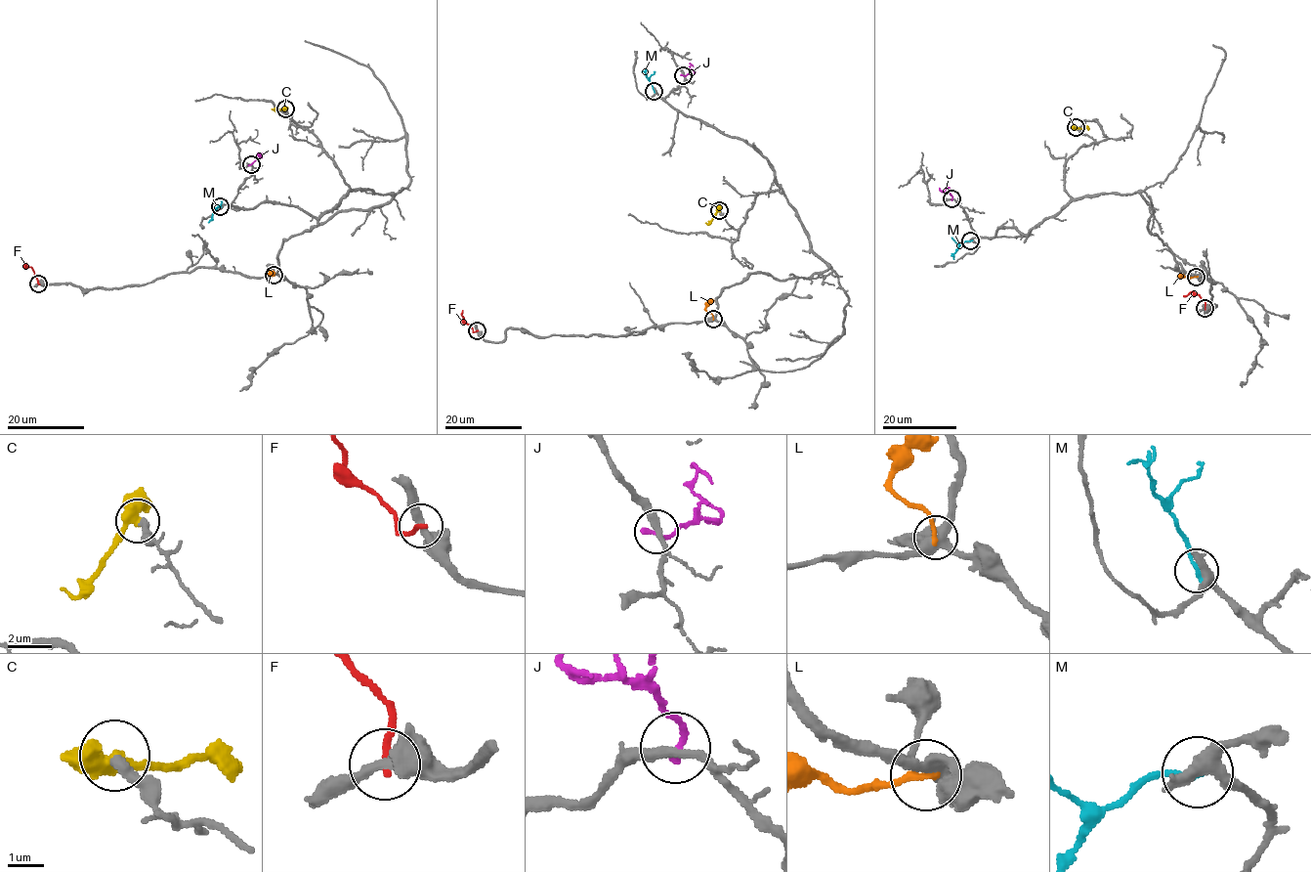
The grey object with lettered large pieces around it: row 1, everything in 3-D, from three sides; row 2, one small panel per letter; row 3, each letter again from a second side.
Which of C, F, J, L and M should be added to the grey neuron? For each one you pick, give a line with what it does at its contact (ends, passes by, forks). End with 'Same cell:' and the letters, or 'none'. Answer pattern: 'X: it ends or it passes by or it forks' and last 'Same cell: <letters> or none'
Same cell: none

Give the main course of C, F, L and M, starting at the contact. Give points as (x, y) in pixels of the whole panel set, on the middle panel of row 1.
C: (719, 211), (705, 223)
F: (477, 330), (474, 331), (464, 320), (463, 310)
L: (713, 319), (705, 310), (705, 304), (711, 298)
M: (654, 90), (646, 72), (642, 72)

